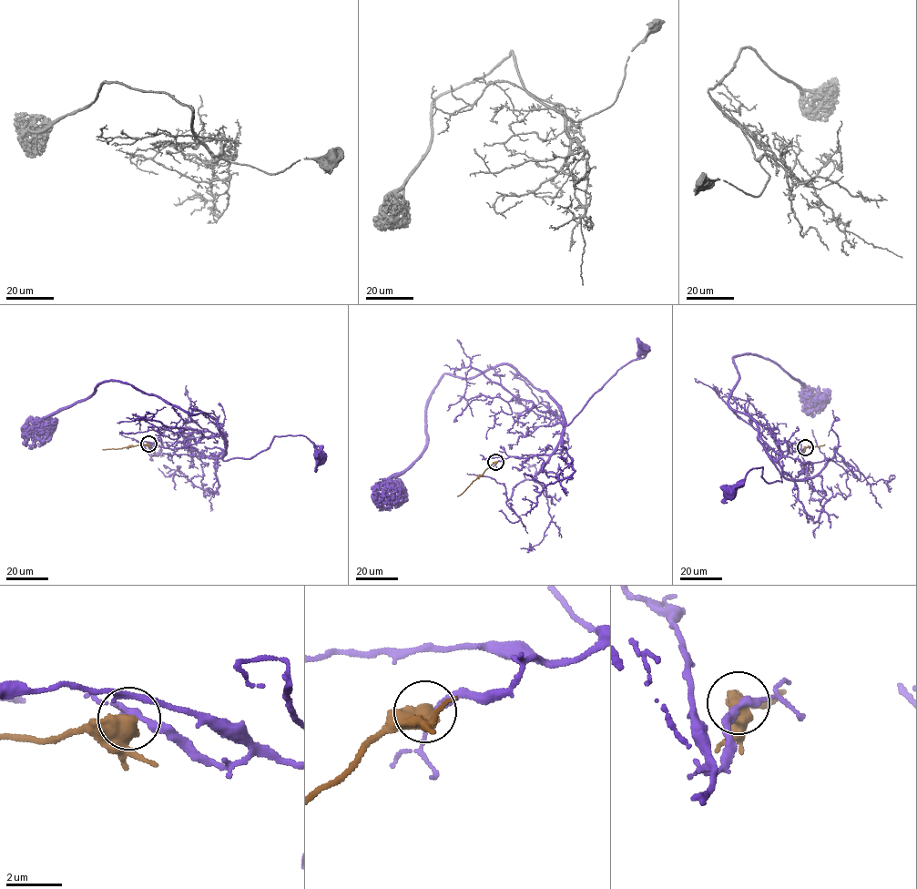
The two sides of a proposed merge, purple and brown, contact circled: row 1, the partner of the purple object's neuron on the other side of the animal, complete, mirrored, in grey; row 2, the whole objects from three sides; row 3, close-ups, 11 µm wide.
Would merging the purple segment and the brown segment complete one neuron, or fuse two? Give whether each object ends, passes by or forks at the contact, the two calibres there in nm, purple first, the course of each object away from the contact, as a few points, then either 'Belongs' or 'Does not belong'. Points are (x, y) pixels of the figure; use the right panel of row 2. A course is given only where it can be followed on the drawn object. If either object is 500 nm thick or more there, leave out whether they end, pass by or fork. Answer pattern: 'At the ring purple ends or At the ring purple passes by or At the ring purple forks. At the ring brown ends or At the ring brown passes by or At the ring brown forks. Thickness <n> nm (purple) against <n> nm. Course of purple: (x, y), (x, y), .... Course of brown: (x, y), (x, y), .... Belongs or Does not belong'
Thickness 240 nm (purple) against 750 nm. Course of purple: (805, 447), (806, 477), (782, 476), (782, 483), (769, 484), (761, 467), (750, 470), (734, 492), (730, 490). Course of brown: (805, 447), (824, 444). Does not belong

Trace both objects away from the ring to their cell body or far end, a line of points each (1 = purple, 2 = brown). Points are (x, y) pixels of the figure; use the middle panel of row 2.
1: (495, 462), (512, 456), (551, 454), (559, 440), (562, 424), (569, 425), (618, 370), (645, 351), (642, 347)
2: (495, 462), (457, 495)

